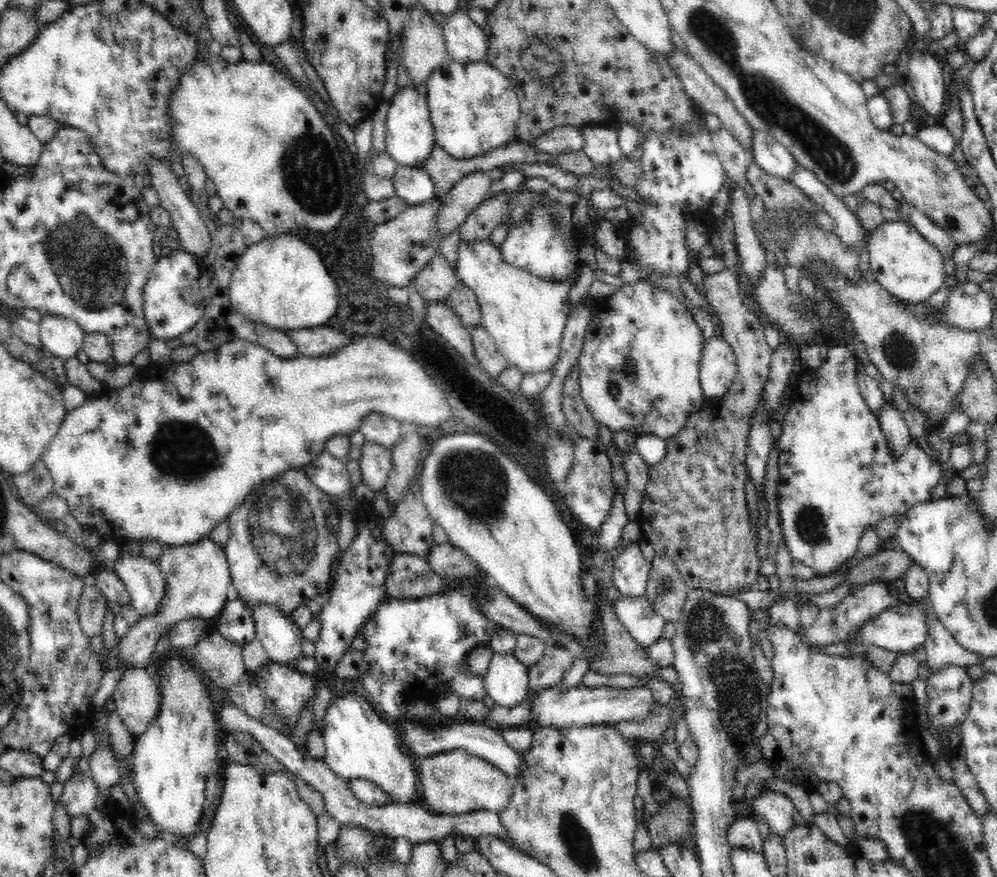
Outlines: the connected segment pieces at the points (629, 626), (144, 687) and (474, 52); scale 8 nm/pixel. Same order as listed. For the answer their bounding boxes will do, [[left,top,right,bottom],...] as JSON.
[[611,593,667,648],[114,668,160,735],[442,6,489,61]]

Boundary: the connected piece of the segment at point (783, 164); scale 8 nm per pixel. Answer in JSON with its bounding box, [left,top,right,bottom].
[752,128,798,181]

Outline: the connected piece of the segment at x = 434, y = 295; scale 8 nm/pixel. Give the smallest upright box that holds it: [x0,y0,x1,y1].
[413,252,458,302]

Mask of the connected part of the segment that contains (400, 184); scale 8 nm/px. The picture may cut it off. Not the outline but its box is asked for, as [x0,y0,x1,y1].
[392,164,435,206]

